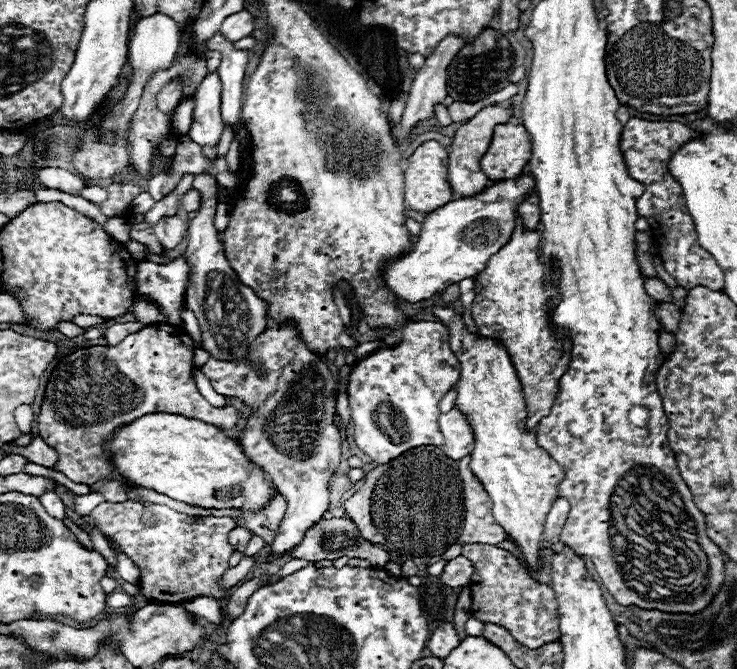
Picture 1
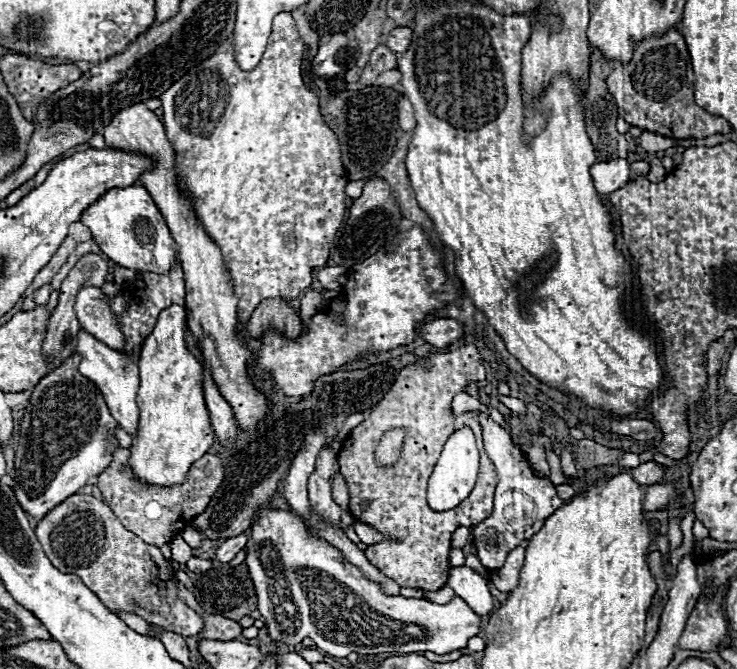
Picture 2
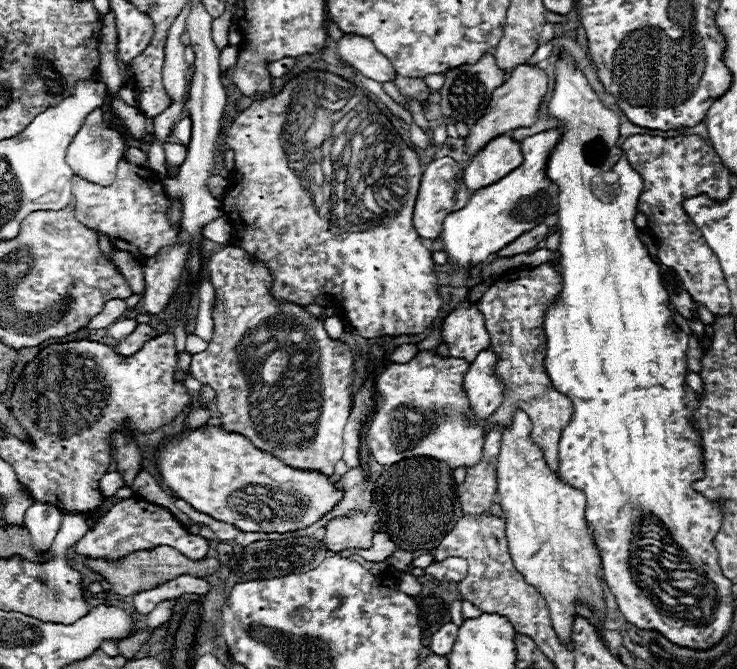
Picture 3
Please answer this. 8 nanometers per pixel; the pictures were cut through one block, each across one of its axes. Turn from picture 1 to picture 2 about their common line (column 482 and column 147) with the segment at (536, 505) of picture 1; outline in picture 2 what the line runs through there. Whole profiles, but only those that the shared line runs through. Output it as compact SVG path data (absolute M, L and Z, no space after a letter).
M184 306L162 310L156 328L144 340L138 360L138 432L130 446L130 466L138 482L146 486L178 486L186 482L190 466L200 460L214 442L210 414L202 394L202 364L184 344Z

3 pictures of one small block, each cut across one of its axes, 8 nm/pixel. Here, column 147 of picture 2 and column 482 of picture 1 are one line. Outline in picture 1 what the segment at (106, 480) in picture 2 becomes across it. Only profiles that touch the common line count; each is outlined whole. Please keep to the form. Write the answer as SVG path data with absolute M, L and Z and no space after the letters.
M470 456L460 460L460 478L464 484L464 528L460 536L462 542L480 542L480 544L498 544L508 538L504 528L492 516L492 500L488 498L484 486L470 470Z

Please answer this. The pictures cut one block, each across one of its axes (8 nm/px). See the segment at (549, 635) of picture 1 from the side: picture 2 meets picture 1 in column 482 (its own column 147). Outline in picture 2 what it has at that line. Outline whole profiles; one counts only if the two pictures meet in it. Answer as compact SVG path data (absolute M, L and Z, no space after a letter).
M72 494L62 504L52 508L36 526L36 536L50 558L50 562L64 574L76 574L90 590L100 596L100 600L114 612L128 612L138 614L146 622L156 624L168 632L180 634L180 636L196 636L204 622L202 618L186 606L186 602L178 596L178 576L170 564L168 558L162 556L160 548L154 548L146 542L142 542L138 536L128 532L120 520L112 514L112 510L94 496L84 494Z

